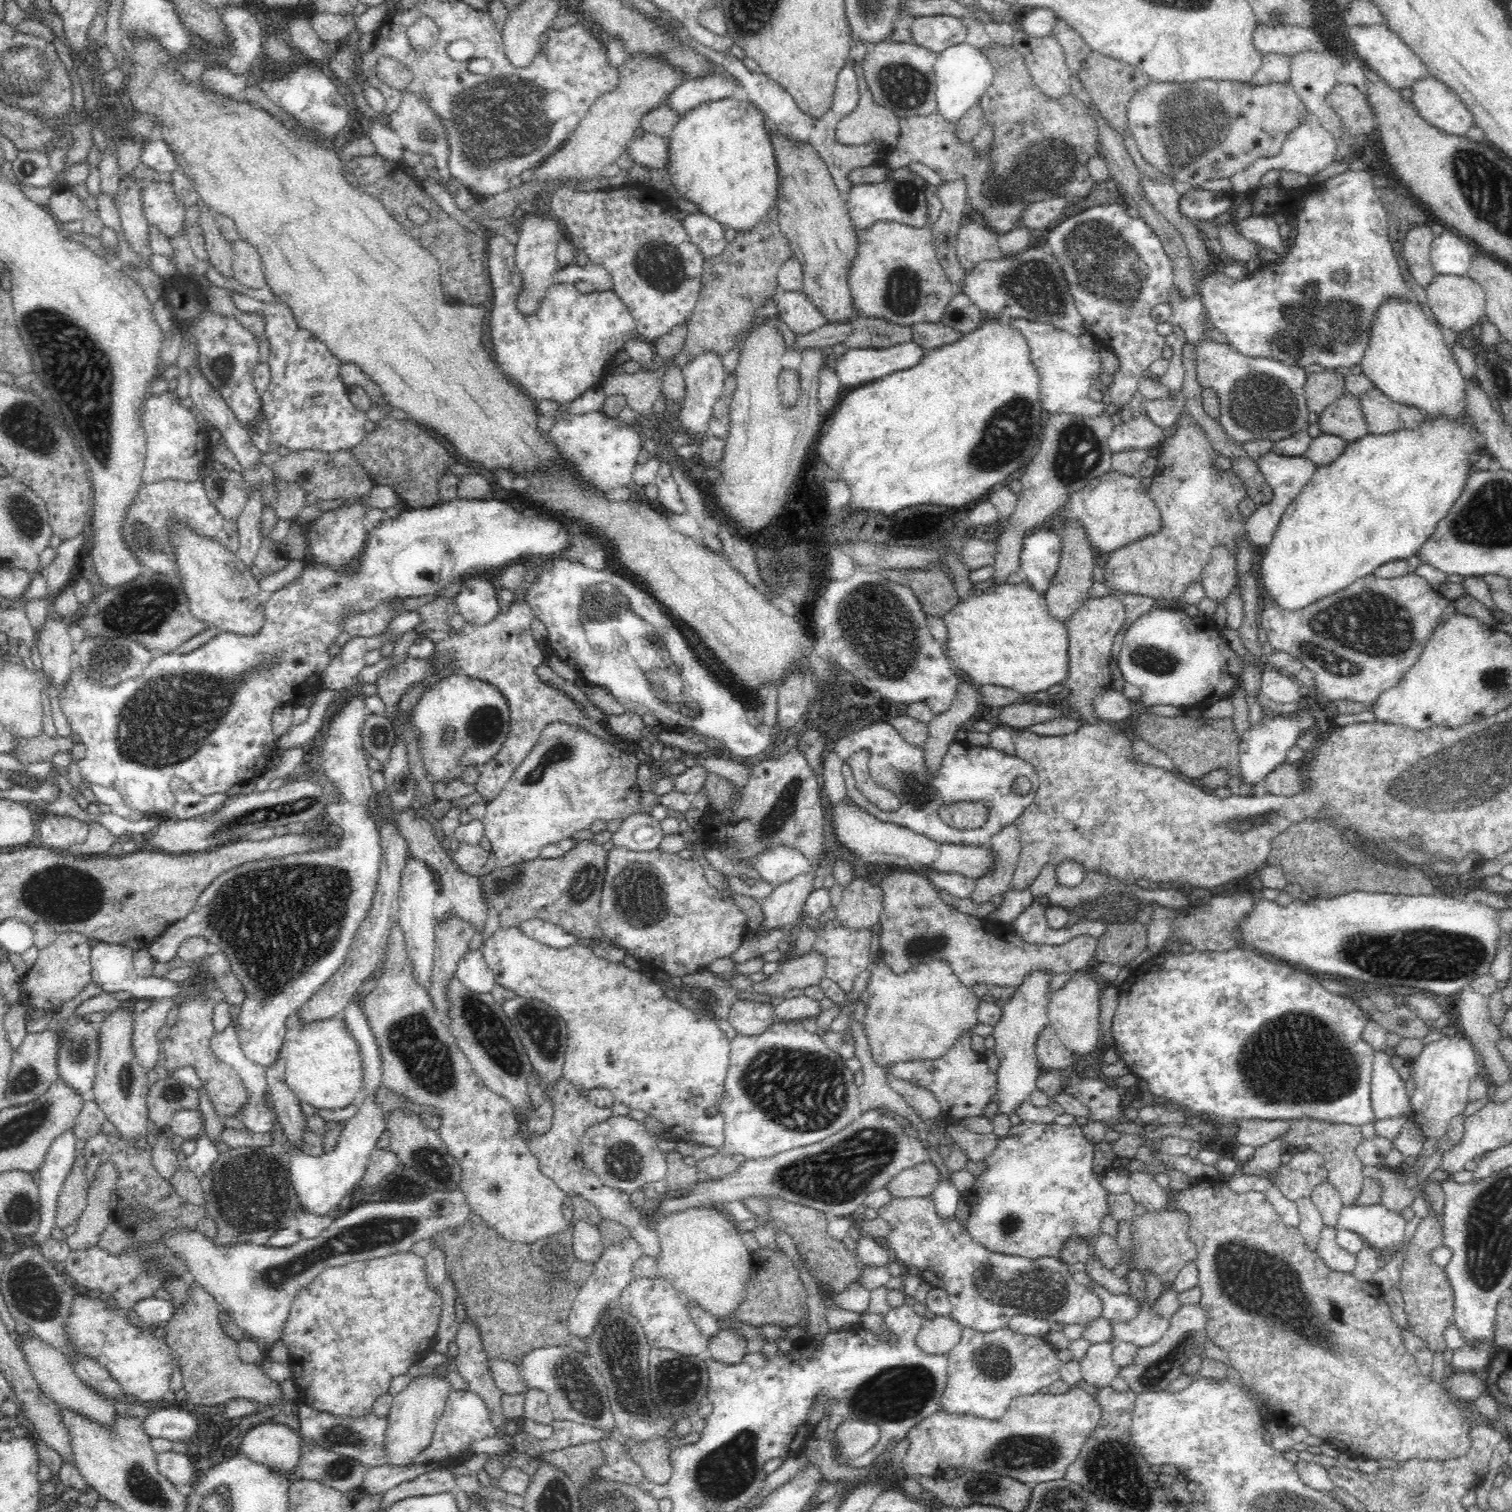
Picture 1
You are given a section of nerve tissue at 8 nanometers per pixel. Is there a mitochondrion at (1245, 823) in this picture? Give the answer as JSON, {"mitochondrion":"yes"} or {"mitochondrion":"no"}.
{"mitochondrion":"yes"}

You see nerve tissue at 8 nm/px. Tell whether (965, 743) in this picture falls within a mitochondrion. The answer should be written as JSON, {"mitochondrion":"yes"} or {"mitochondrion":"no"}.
{"mitochondrion":"no"}

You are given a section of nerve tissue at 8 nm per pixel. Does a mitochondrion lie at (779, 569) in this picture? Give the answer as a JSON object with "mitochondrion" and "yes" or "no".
{"mitochondrion":"yes"}

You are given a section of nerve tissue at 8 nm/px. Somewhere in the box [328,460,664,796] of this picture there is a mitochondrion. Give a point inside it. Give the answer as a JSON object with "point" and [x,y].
{"point":[597,606]}

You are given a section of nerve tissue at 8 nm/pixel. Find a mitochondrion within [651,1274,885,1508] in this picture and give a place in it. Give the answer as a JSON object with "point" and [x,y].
{"point":[729,1470]}

